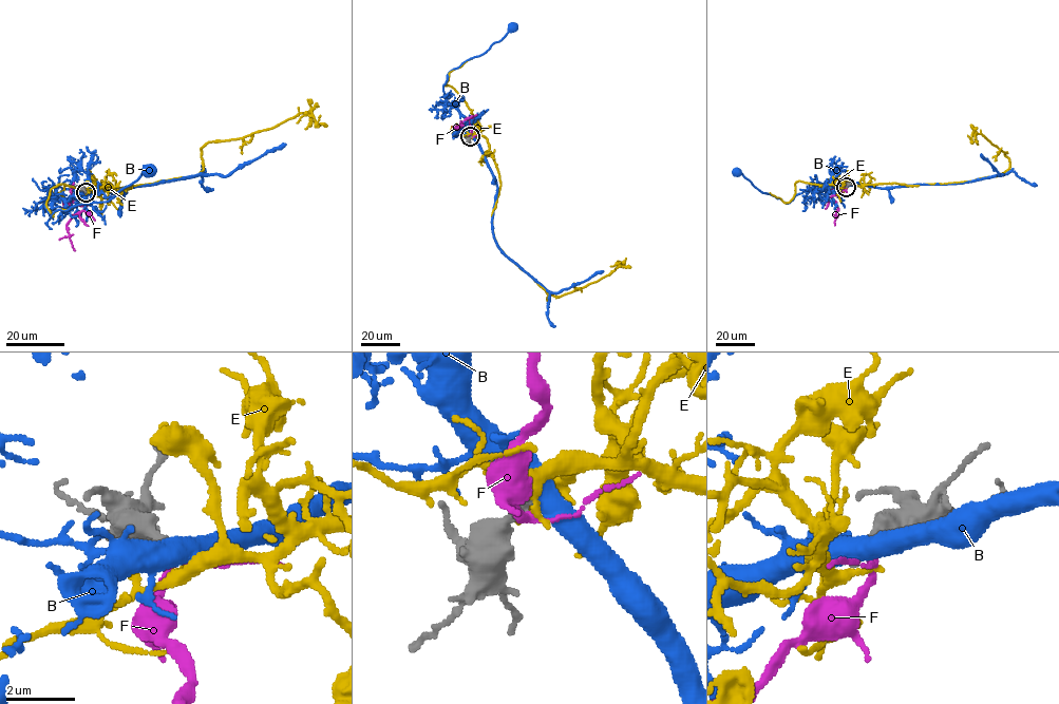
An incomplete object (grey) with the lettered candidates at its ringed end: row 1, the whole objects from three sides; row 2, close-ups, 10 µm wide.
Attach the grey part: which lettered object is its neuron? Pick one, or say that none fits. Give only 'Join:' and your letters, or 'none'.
Join: E

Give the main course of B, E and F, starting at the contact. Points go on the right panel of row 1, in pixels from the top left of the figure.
B: (846, 186), (832, 191), (805, 190), (785, 203), (762, 192), (737, 172)
E: (846, 187), (848, 183), (955, 183), (1005, 171), (1009, 163), (1005, 153), (974, 131), (976, 140)
F: (847, 186), (840, 193), (827, 198), (838, 209), (834, 225)

